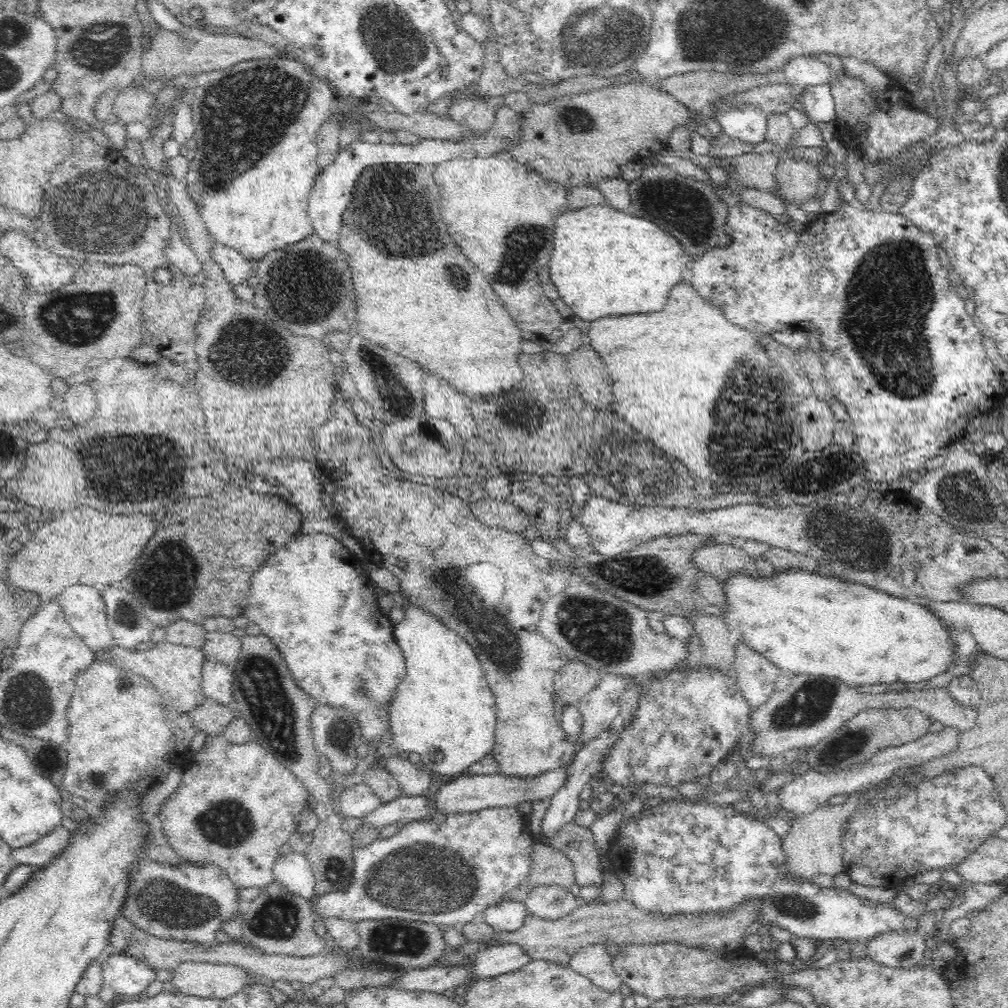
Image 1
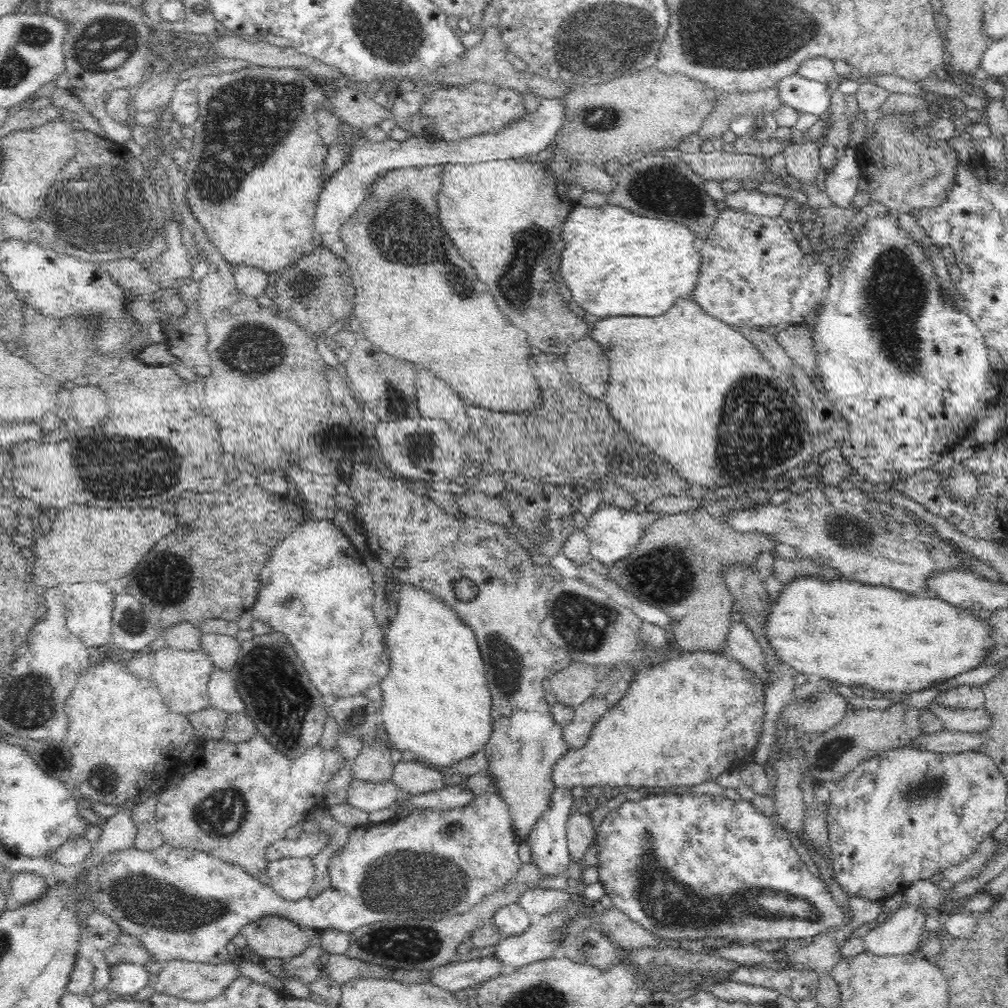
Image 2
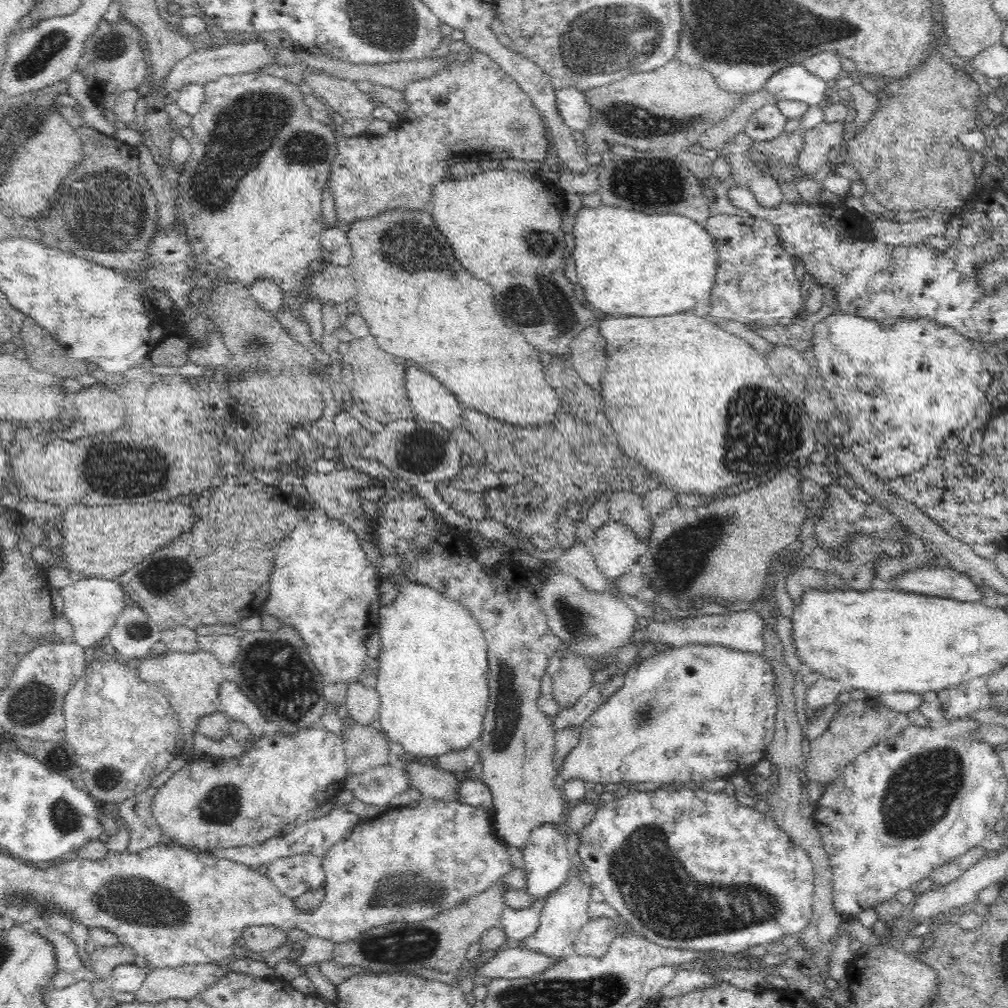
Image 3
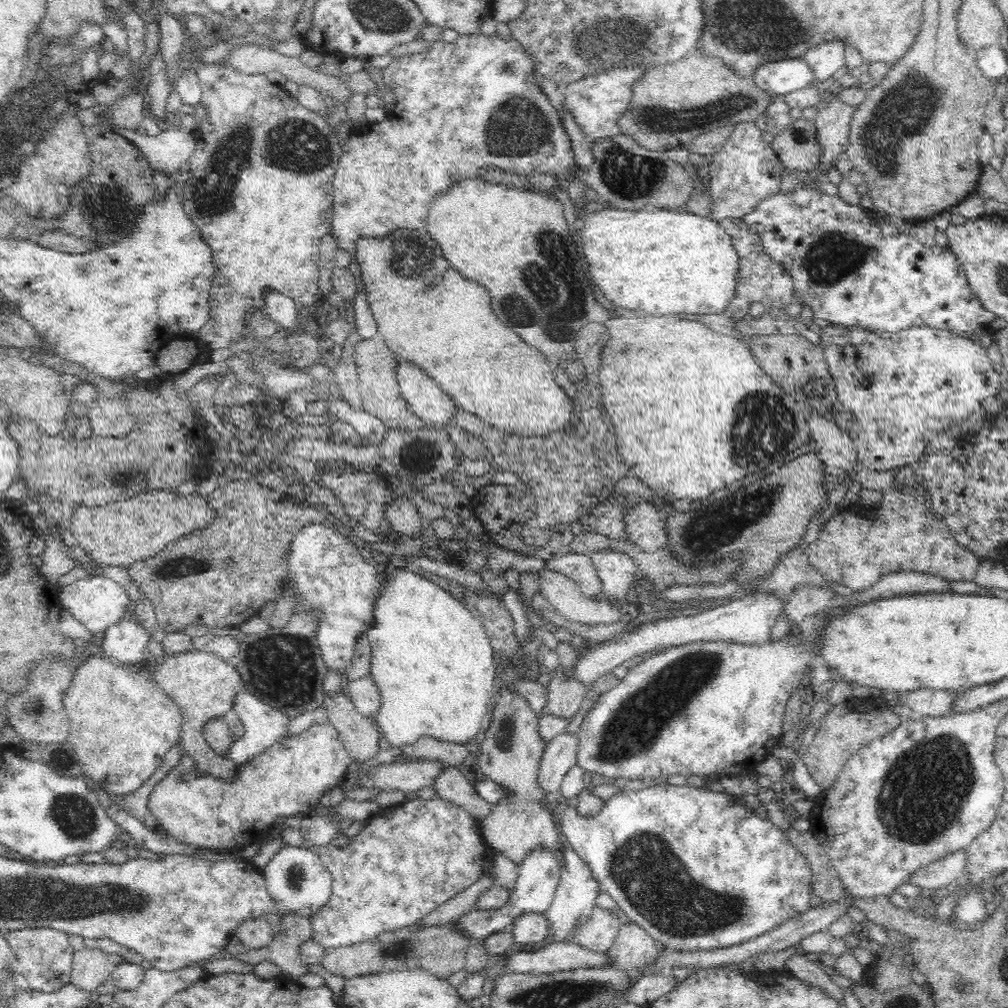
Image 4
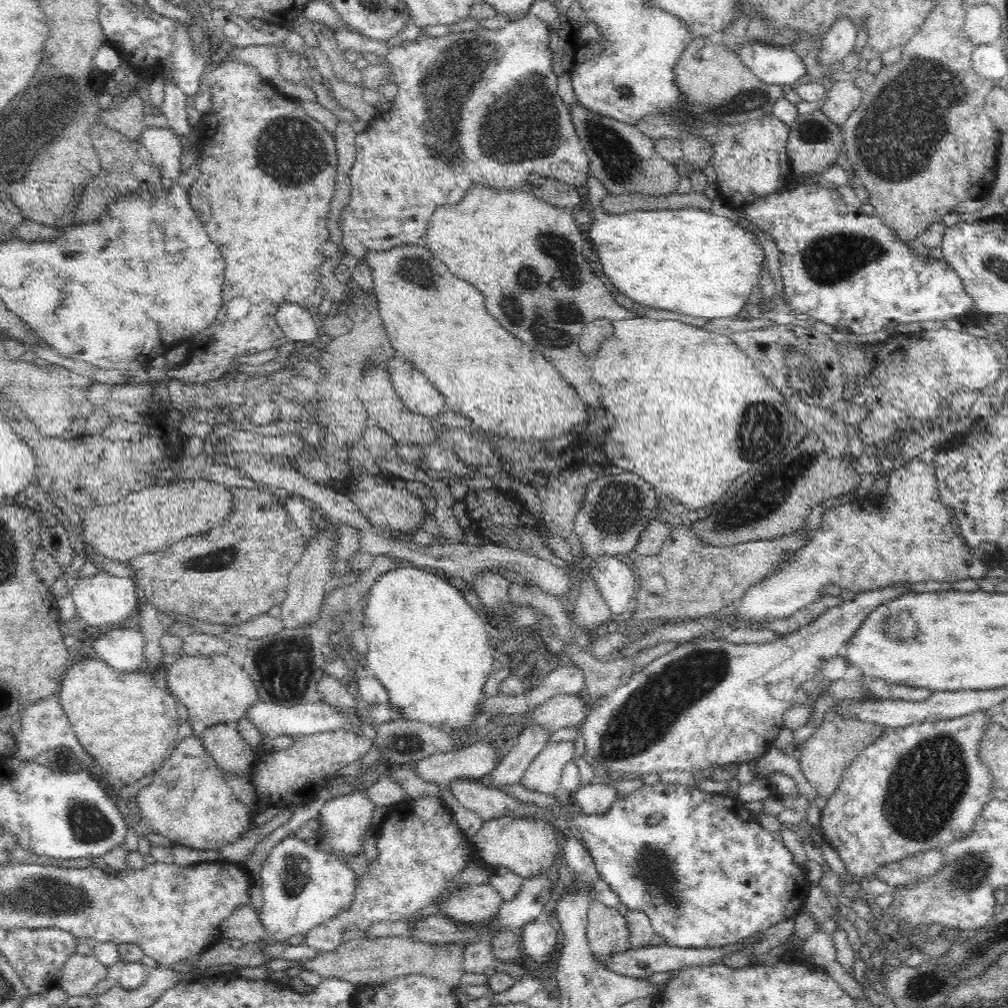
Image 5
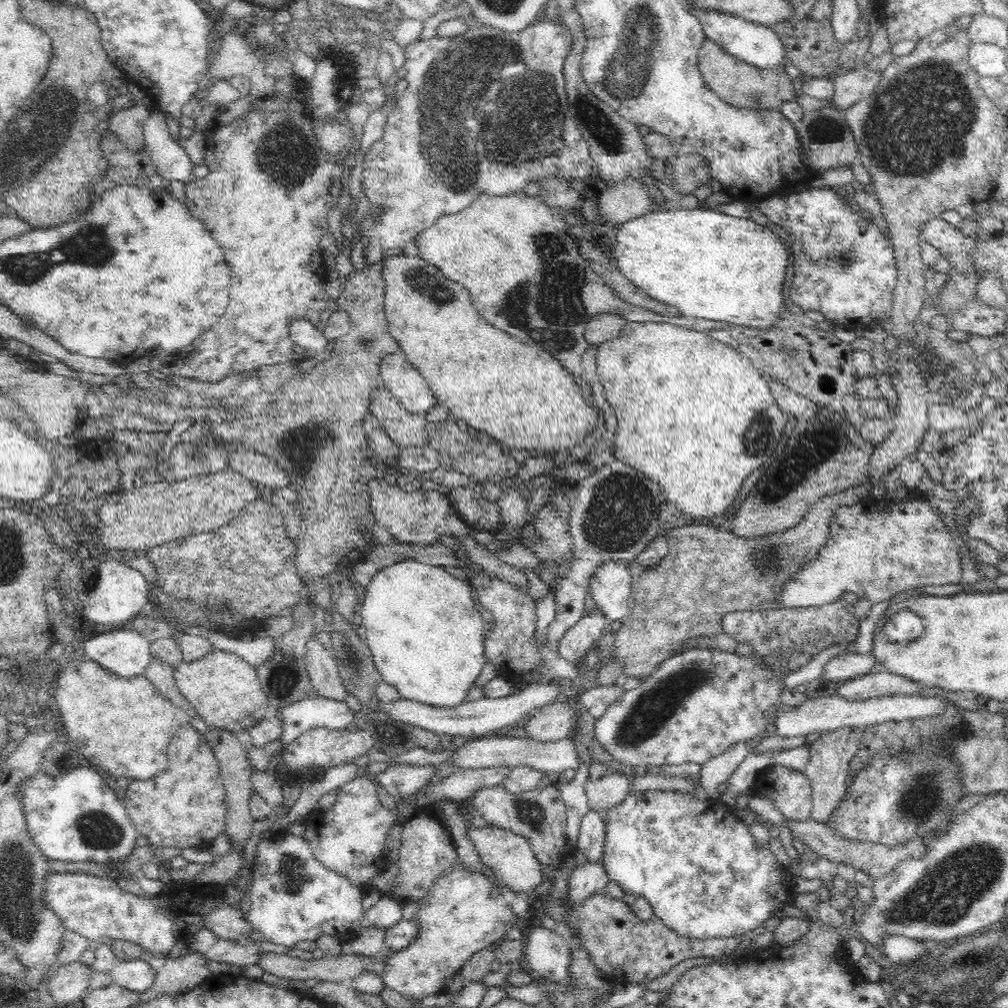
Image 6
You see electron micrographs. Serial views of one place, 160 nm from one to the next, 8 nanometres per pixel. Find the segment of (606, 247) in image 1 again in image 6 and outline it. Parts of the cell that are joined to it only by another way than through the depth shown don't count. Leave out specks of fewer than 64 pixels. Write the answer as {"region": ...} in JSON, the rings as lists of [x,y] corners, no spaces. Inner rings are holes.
{"region":[[[707,208],[681,209],[652,211],[639,216],[638,218],[621,223],[621,228],[616,232],[616,244],[611,247],[615,263],[620,272],[636,285],[637,288],[643,290],[648,296],[662,303],[674,305],[684,316],[705,318],[709,321],[724,321],[733,325],[747,326],[750,328],[769,329],[778,322],[780,311],[784,301],[782,300],[782,288],[784,288],[784,277],[786,276],[786,267],[788,264],[788,253],[792,252],[784,244],[780,242],[778,237],[768,227],[758,225],[751,219],[741,217],[732,217],[726,215],[722,209],[714,210]]]}

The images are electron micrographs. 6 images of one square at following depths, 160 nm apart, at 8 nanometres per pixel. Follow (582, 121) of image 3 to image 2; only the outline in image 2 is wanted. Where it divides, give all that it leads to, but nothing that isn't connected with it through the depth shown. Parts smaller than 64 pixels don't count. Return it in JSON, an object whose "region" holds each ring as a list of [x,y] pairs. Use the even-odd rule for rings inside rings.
{"region":[[[564,97],[542,99],[535,112],[523,114],[502,130],[455,141],[440,140],[430,135],[414,136],[404,141],[388,138],[381,142],[373,142],[365,136],[350,140],[349,161],[323,182],[315,208],[313,223],[315,229],[322,235],[323,245],[336,255],[346,256],[346,247],[339,235],[341,226],[366,199],[370,190],[368,186],[382,172],[395,168],[434,166],[434,164],[467,165],[515,159],[520,156],[542,157],[547,152],[554,135],[563,127],[566,112],[564,100]]]}

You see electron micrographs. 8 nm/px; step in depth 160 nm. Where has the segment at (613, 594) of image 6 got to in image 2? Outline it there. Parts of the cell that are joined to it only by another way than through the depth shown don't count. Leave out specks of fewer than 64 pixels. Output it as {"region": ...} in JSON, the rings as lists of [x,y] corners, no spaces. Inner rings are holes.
{"region":[[[600,505],[588,517],[588,525],[584,528],[585,534],[590,540],[589,555],[610,568],[617,560],[628,556],[635,550],[647,528],[650,528],[650,525],[654,524],[661,515],[650,508],[626,511],[616,505],[611,507],[610,505]]]}

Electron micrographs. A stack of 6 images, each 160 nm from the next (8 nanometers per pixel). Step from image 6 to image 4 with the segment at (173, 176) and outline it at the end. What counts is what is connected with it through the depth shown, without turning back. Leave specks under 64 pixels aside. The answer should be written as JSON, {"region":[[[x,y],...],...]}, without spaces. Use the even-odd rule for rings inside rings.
{"region":[[[174,126],[160,134],[144,135],[138,141],[145,159],[162,172],[176,172],[196,148],[193,135]]]}

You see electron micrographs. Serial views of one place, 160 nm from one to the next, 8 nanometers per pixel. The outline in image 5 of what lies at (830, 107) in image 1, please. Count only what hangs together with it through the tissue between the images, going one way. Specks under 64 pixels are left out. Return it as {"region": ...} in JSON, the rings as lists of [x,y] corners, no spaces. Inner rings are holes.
{"region":[[[750,42],[738,48],[738,56],[762,82],[790,86],[806,74],[806,65],[792,48],[783,45]]]}

